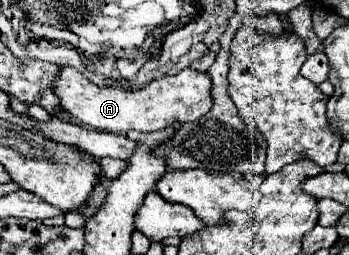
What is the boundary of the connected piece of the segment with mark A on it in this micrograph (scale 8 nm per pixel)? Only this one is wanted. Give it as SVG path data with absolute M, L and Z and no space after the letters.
M61 68L59 80L55 82L55 92L59 94L61 106L67 110L67 114L89 128L125 134L127 130L139 130L139 132L157 132L163 130L175 122L185 124L199 120L205 116L213 106L211 96L211 76L209 72L197 72L185 68L183 72L175 76L165 76L159 80L153 80L147 84L147 88L139 90L125 90L125 88L101 88L87 78L81 76L75 68Z

